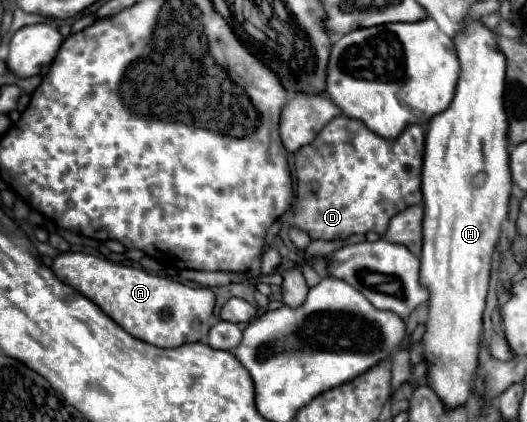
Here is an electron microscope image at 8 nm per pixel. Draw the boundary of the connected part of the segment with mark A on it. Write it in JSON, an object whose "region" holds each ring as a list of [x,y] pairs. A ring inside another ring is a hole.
{"region":[[[84,252],[58,254],[52,262],[52,270],[64,284],[98,304],[128,334],[148,344],[176,348],[186,342],[198,342],[212,326],[214,294],[207,287],[192,288],[171,277]]]}

